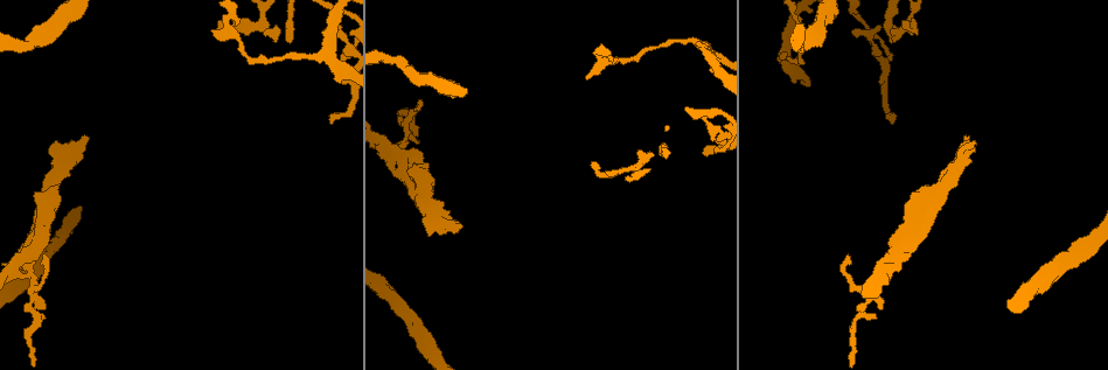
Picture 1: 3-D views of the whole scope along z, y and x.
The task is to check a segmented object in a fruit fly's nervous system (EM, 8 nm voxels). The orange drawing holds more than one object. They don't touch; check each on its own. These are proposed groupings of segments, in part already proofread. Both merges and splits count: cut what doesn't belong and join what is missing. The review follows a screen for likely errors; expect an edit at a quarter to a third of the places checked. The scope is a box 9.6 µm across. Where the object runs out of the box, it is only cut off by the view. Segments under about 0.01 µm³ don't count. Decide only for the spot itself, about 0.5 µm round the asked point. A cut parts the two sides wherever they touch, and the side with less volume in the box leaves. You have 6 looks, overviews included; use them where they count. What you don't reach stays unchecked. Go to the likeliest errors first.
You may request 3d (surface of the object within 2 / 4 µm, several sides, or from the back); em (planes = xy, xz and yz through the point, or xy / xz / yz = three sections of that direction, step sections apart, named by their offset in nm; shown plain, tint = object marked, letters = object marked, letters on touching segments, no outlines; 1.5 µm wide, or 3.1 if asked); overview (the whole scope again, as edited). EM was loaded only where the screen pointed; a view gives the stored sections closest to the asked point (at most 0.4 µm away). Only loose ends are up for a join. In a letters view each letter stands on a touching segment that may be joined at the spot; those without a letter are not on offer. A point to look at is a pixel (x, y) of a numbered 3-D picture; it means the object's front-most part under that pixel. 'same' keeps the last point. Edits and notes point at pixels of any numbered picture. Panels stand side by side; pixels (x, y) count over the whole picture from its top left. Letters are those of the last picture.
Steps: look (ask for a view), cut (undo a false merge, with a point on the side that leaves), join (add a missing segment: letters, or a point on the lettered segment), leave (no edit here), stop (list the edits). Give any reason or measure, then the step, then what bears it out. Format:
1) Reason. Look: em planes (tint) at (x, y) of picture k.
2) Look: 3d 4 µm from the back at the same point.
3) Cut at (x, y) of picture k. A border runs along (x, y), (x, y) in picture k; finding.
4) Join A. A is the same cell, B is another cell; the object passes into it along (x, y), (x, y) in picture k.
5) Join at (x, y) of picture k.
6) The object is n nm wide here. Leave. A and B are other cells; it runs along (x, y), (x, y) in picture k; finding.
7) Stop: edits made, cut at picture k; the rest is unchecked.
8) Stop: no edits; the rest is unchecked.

Two arms in line, one across. Look: em planes (tint) at (398, 153) of picture 1.

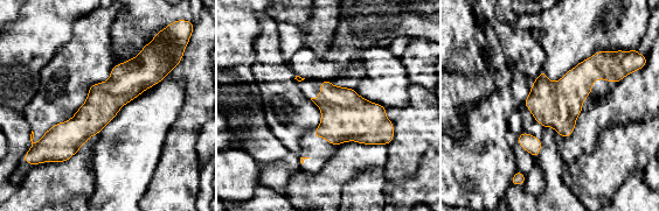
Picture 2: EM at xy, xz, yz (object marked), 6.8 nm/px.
See the neighbours. Look: em planes (letters) at the same point.

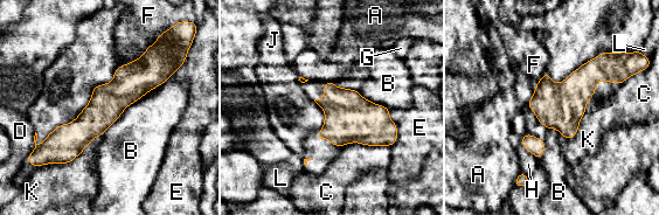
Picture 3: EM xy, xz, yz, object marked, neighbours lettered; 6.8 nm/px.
Leave. A, B, C, D, E, F, G, H, J, K and L are other cells; it runs along (167, 68), (48, 140) in picture 3; all the same neuron.

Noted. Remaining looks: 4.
Thin neck. Look: 3d 4 µm at (389, 60) of picture 1.

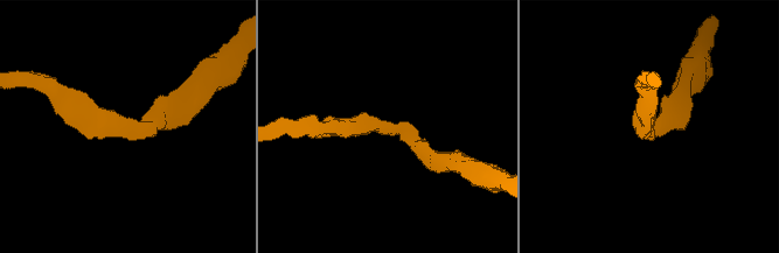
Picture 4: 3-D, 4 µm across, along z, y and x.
Look: em planes (tint) at (131, 126) of picture 4.

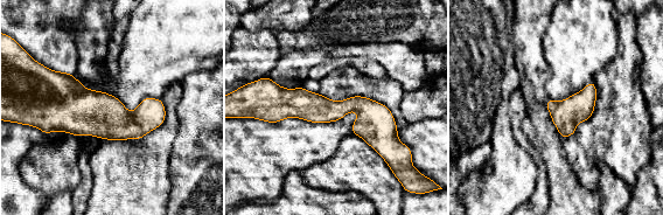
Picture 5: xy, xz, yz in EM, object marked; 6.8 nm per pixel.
What lies round it. Look: em planes (letters) at the same point.

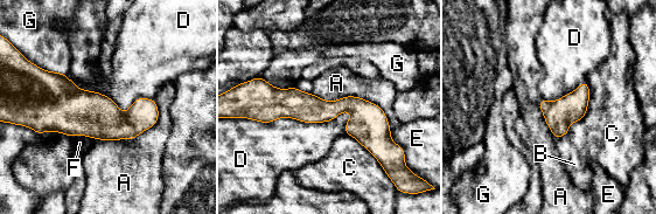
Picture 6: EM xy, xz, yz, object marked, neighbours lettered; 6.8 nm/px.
Leave. A, B, C, D, E, F and G are other cells; a border runs along (350, 111), (325, 122), (249, 118) in picture 6; continuous, no second neuron.

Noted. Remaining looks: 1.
Stop: no edits; the rest is unchecked.

